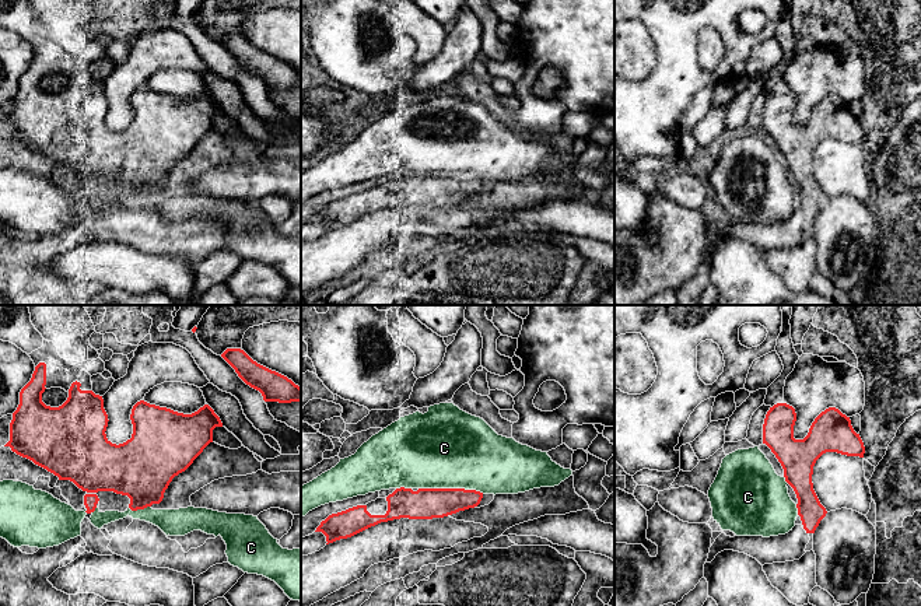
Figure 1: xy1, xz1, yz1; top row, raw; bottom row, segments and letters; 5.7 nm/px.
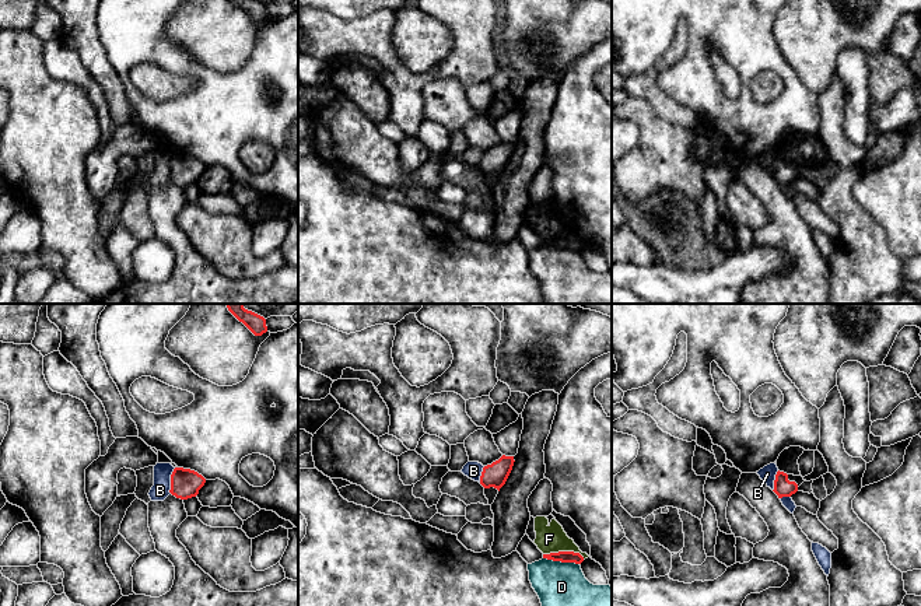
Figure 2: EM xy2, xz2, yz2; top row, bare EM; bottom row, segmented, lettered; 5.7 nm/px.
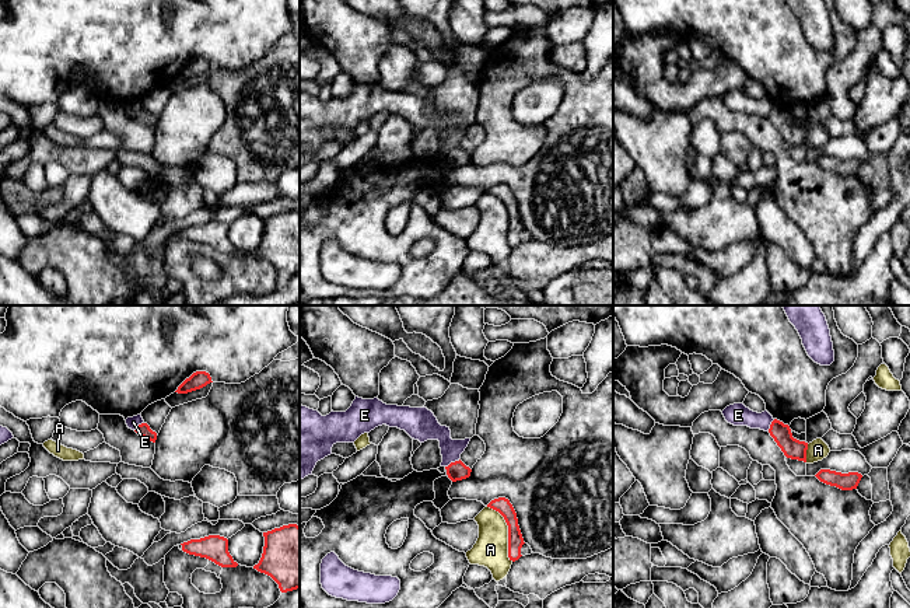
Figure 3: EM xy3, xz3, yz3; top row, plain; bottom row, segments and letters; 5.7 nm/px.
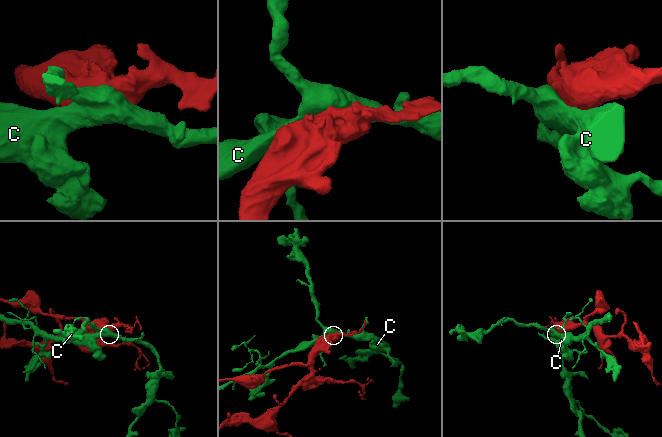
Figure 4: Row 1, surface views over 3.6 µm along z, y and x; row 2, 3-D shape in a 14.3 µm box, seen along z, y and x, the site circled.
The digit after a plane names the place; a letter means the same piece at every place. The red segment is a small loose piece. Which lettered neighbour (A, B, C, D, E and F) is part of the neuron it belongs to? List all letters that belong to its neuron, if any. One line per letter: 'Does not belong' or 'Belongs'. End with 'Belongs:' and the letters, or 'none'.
A: Does not belong
B: Does not belong
C: Does not belong
D: Does not belong
E: Does not belong
F: Does not belong
Belongs: none

